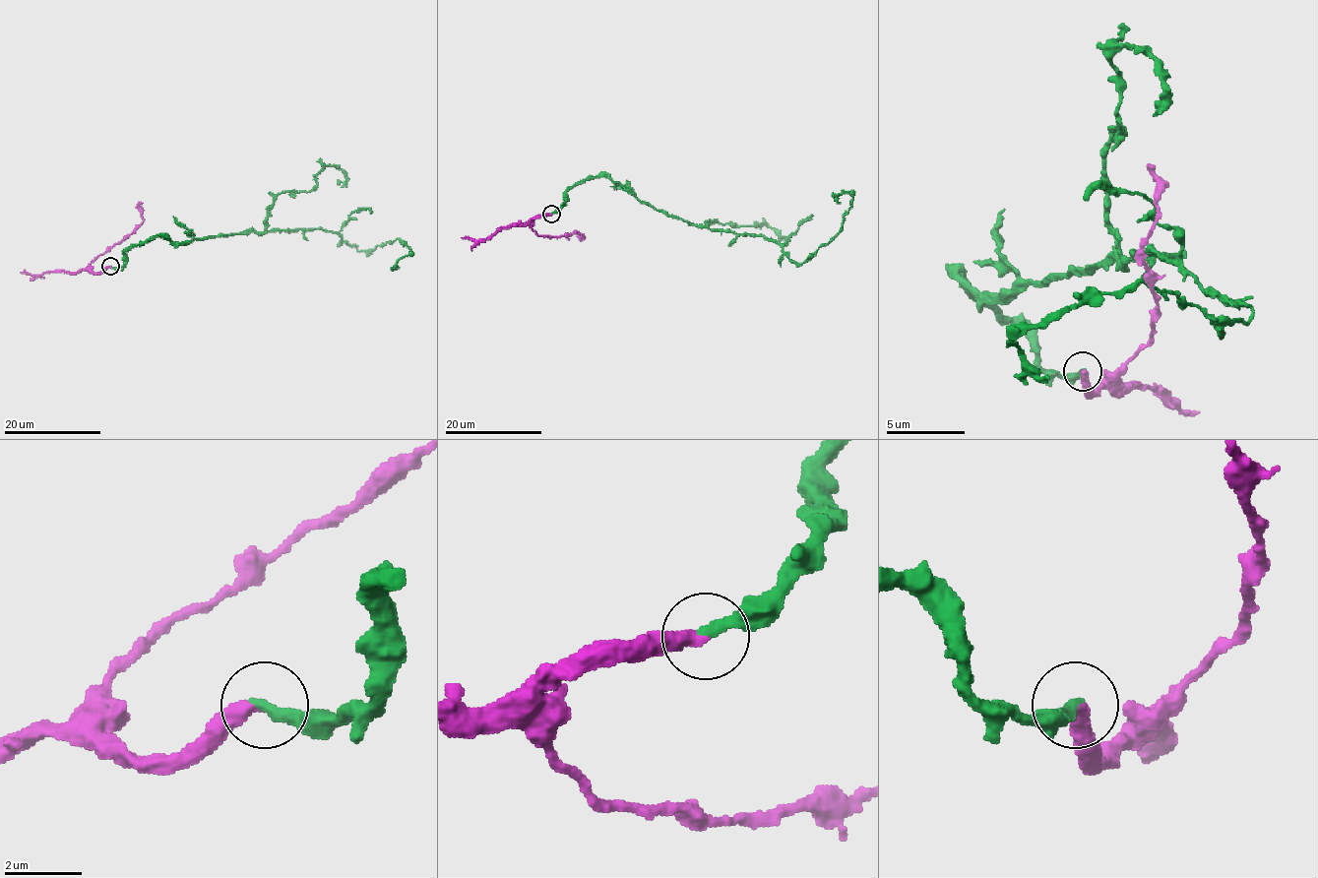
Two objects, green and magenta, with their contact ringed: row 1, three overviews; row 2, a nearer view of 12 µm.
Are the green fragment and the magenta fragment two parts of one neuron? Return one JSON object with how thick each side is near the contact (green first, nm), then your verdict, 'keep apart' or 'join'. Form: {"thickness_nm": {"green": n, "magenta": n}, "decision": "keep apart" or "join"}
{"thickness_nm": {"green": 360, "magenta": 360}, "decision": "join"}

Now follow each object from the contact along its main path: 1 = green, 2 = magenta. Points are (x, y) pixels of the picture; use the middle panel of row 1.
1: (551, 215), (574, 186), (609, 176), (692, 223), (764, 235), (797, 267), (839, 231), (852, 197), (833, 197)
2: (551, 215), (533, 220), (532, 227), (538, 235), (569, 236), (579, 232), (584, 236), (579, 235)

